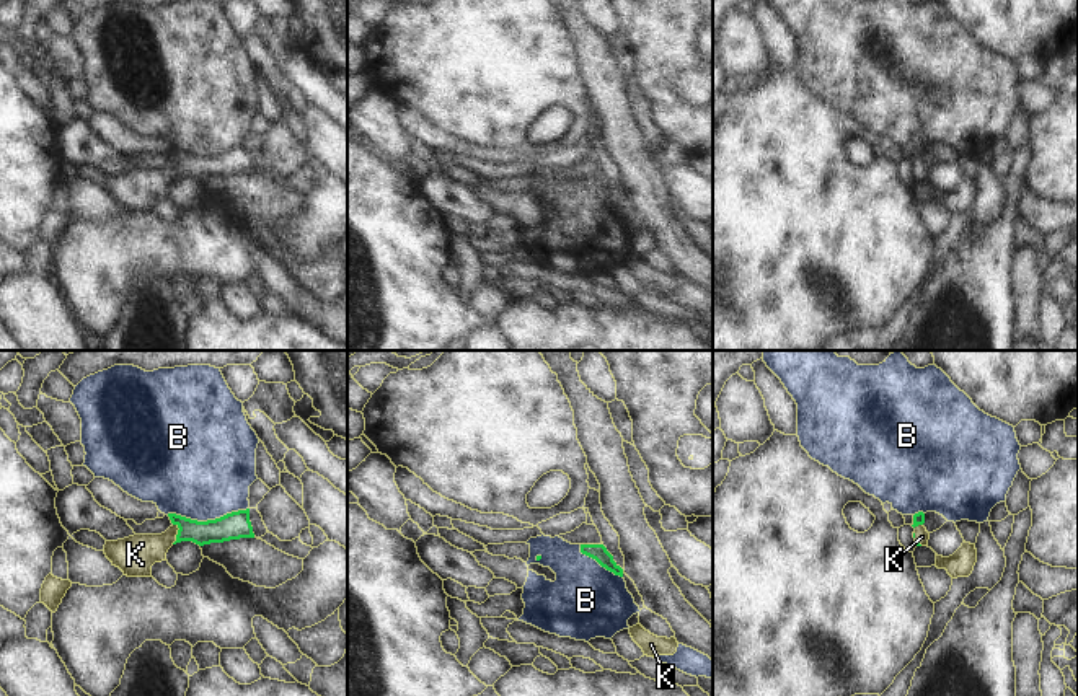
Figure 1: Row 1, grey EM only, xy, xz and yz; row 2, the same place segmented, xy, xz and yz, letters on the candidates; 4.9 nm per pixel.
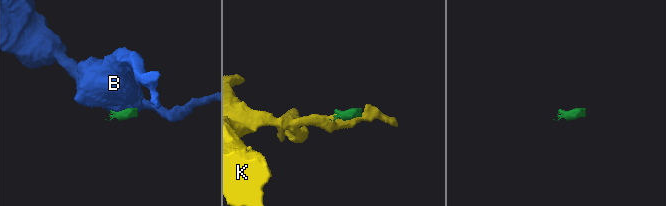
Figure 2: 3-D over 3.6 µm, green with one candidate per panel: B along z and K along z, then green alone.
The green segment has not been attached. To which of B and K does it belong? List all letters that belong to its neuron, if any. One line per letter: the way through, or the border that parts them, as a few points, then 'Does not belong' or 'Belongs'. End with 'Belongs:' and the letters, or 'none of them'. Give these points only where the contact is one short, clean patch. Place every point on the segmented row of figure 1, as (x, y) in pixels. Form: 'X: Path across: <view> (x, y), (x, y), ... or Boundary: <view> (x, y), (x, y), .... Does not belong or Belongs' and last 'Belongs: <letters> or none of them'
B: Boundary: xy (248, 507), (206, 520), (167, 514). Does not belong
K: Path across: xy (227, 527), (211, 532), (178, 533), (136, 555). Belongs
Belongs: K.

